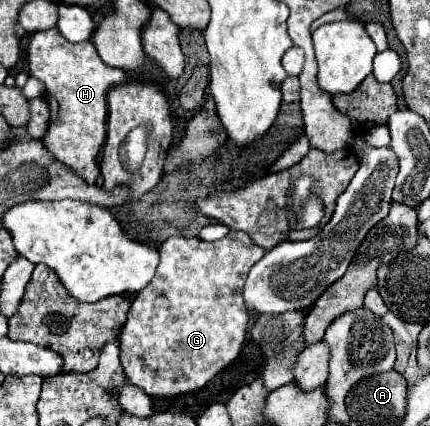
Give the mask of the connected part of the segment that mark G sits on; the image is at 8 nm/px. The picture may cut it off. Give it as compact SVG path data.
M229 231L229 235L225 235L225 239L219 239L219 241L213 241L213 243L197 239L197 237L193 237L193 239L187 239L187 237L169 237L167 241L161 243L159 253L161 253L161 261L159 261L157 273L151 279L151 283L143 291L137 293L135 301L131 303L127 323L121 329L121 335L119 335L119 359L121 359L121 365L123 365L125 377L127 377L127 381L131 385L141 387L147 395L153 395L153 397L175 397L175 395L191 393L191 391L197 391L197 389L205 387L223 367L227 367L231 361L237 359L237 355L239 355L239 351L243 347L243 341L245 341L247 323L249 323L249 313L247 313L245 299L243 299L243 285L245 285L249 269L265 255L265 249L255 245L247 233L243 233L243 231Z

